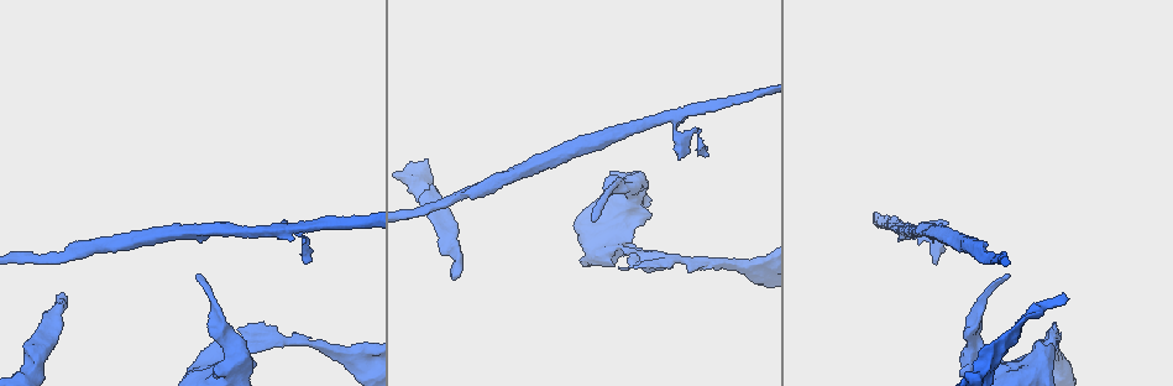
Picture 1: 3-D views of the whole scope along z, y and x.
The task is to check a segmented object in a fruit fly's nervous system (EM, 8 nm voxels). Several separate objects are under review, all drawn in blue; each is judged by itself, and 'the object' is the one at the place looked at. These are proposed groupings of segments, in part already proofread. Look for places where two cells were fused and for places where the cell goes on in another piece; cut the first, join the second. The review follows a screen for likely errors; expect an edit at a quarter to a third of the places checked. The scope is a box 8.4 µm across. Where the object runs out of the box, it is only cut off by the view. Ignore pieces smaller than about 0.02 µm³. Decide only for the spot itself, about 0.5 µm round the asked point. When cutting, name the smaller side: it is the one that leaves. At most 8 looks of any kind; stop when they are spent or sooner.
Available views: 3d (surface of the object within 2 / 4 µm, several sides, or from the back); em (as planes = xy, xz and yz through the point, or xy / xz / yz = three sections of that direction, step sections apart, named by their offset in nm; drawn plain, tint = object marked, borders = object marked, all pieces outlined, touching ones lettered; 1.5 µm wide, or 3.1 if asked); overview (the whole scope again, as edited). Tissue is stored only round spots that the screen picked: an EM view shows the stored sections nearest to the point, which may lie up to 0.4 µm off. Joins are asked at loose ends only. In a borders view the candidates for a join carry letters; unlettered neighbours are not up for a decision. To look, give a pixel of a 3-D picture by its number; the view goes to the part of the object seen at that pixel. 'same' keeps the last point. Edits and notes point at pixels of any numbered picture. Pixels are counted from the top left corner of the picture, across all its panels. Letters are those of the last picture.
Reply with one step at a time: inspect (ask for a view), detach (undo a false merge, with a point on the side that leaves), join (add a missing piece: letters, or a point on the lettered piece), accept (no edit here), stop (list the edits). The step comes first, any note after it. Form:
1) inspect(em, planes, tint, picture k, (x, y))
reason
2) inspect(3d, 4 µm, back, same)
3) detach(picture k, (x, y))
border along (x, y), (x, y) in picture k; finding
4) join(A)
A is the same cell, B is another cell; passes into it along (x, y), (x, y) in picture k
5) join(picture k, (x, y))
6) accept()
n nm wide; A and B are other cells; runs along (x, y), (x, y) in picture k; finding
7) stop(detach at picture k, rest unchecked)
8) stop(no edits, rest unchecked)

inspect(3d, 4 µm, picture 1, (937, 261))
free end

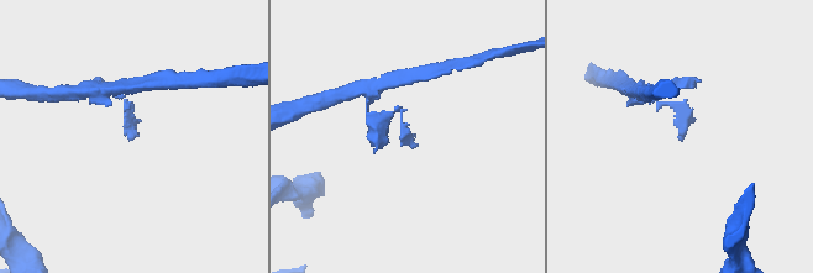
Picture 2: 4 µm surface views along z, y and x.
inspect(em, yz, step 4, tint, picture 2, (136, 135))
shape alone is not enough

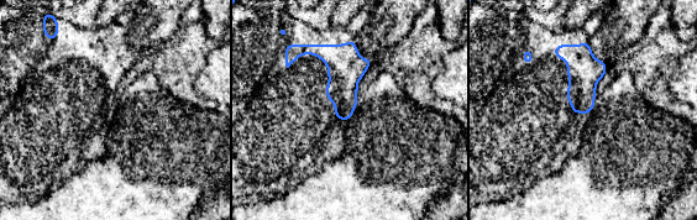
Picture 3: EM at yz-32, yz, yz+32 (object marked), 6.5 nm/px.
inspect(em, planes, borders, same)

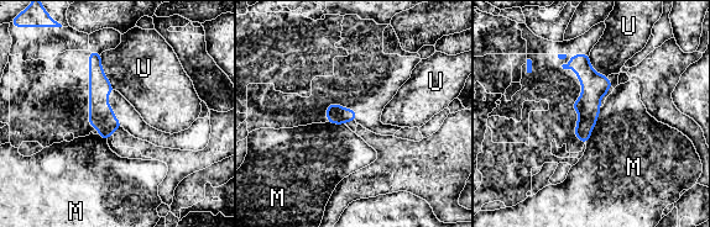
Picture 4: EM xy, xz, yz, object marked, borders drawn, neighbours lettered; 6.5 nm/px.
accept()
M touches over 260 nm; M and U are other cells; border along (601, 107), (586, 144) in picture 4; none of them fits

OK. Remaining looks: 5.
inspect(em, planes, borders, picture 1, (637, 252))
narrows sharply

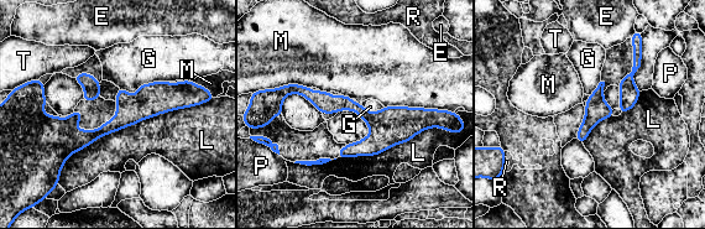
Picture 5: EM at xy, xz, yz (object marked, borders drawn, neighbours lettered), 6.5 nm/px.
accept()
E, G, L, M, P, R and T are other cells; border along (203, 102), (99, 136), (59, 173) in picture 5; one cell here

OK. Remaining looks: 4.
inspect(em, xy, step 4, borders, picture 1, (452, 277))
free end

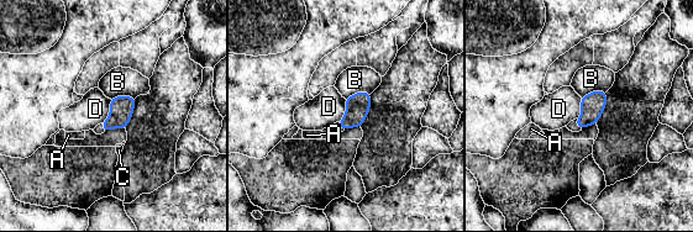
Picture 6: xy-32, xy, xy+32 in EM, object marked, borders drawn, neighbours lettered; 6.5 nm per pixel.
inspect(em, planes, borders, same)
cut it another way

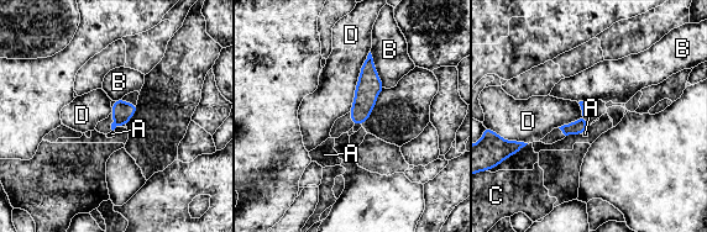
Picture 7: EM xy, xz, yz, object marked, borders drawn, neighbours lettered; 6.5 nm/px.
accept()
A, B, C and D are other cells; border along (370, 52), (349, 111) in picture 7; none of them fits

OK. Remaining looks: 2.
stop(no edits, rest unchecked)

